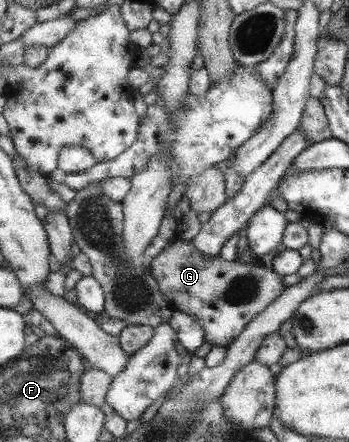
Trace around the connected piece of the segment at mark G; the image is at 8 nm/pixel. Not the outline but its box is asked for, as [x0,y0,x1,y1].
[150,240,286,347]

